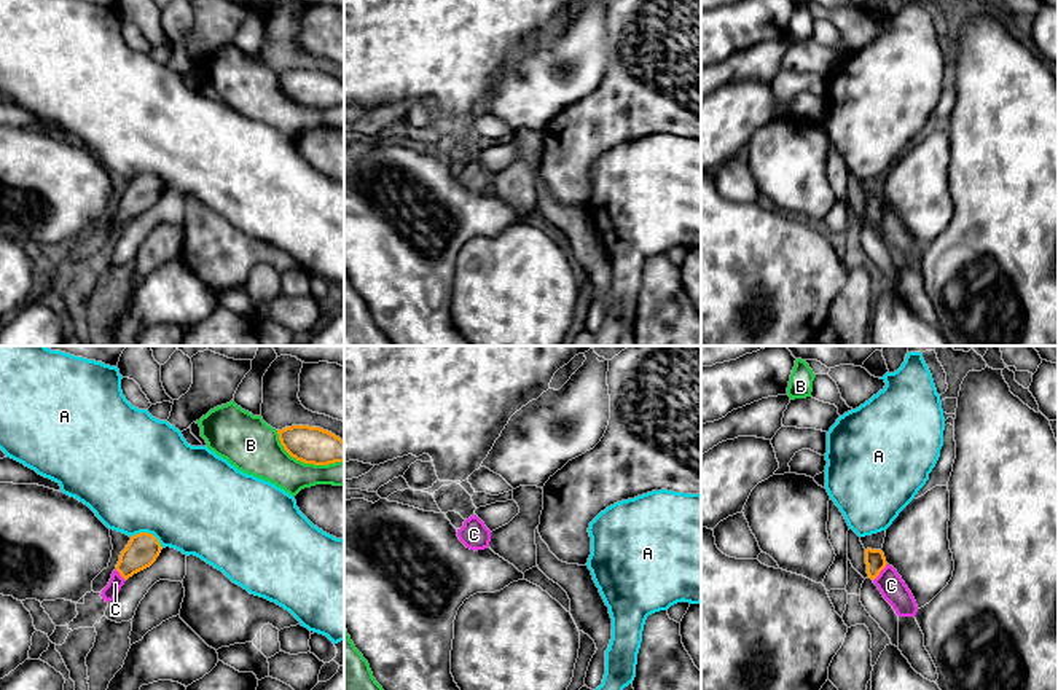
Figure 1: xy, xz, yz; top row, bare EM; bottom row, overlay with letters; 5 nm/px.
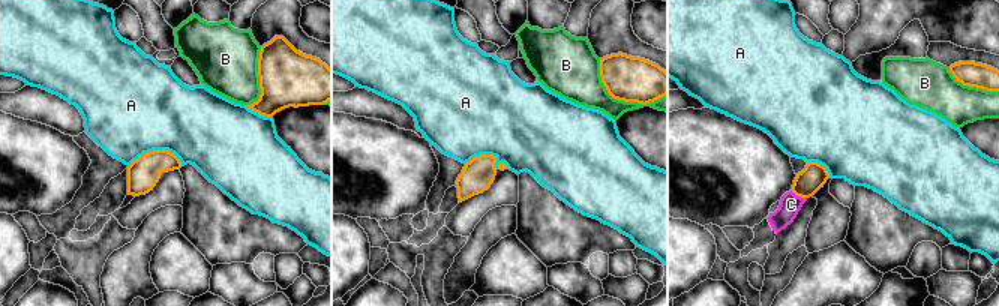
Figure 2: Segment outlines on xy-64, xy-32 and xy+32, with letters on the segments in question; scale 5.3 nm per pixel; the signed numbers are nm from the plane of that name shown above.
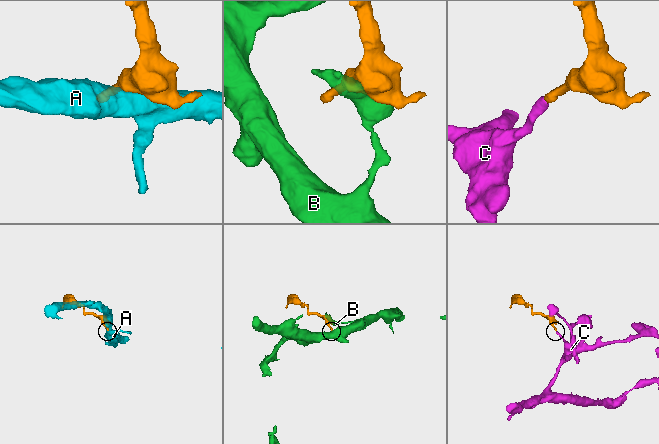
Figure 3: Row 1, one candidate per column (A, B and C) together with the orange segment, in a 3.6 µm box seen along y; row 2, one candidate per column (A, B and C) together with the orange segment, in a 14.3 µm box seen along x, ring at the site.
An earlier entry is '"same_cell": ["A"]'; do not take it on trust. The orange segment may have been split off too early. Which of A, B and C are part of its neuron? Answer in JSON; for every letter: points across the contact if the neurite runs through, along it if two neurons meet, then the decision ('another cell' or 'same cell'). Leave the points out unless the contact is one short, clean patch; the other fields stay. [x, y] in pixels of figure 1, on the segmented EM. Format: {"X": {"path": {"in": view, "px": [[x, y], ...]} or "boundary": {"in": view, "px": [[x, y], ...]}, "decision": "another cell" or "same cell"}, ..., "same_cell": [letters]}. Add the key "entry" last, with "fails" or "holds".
{"A": {"decision": "another cell"}, "B": {"decision": "another cell"}, "C": {"path": {"in": "yz", "px": [[875, 560], [880, 571], [891, 585]]}, "decision": "same cell"}, "same_cell": ["C"], "entry": "fails"}

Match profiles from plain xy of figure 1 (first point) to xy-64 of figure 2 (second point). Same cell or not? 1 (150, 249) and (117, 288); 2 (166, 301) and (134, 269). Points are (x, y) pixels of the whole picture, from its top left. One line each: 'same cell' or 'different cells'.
1: same cell
2: different cells

